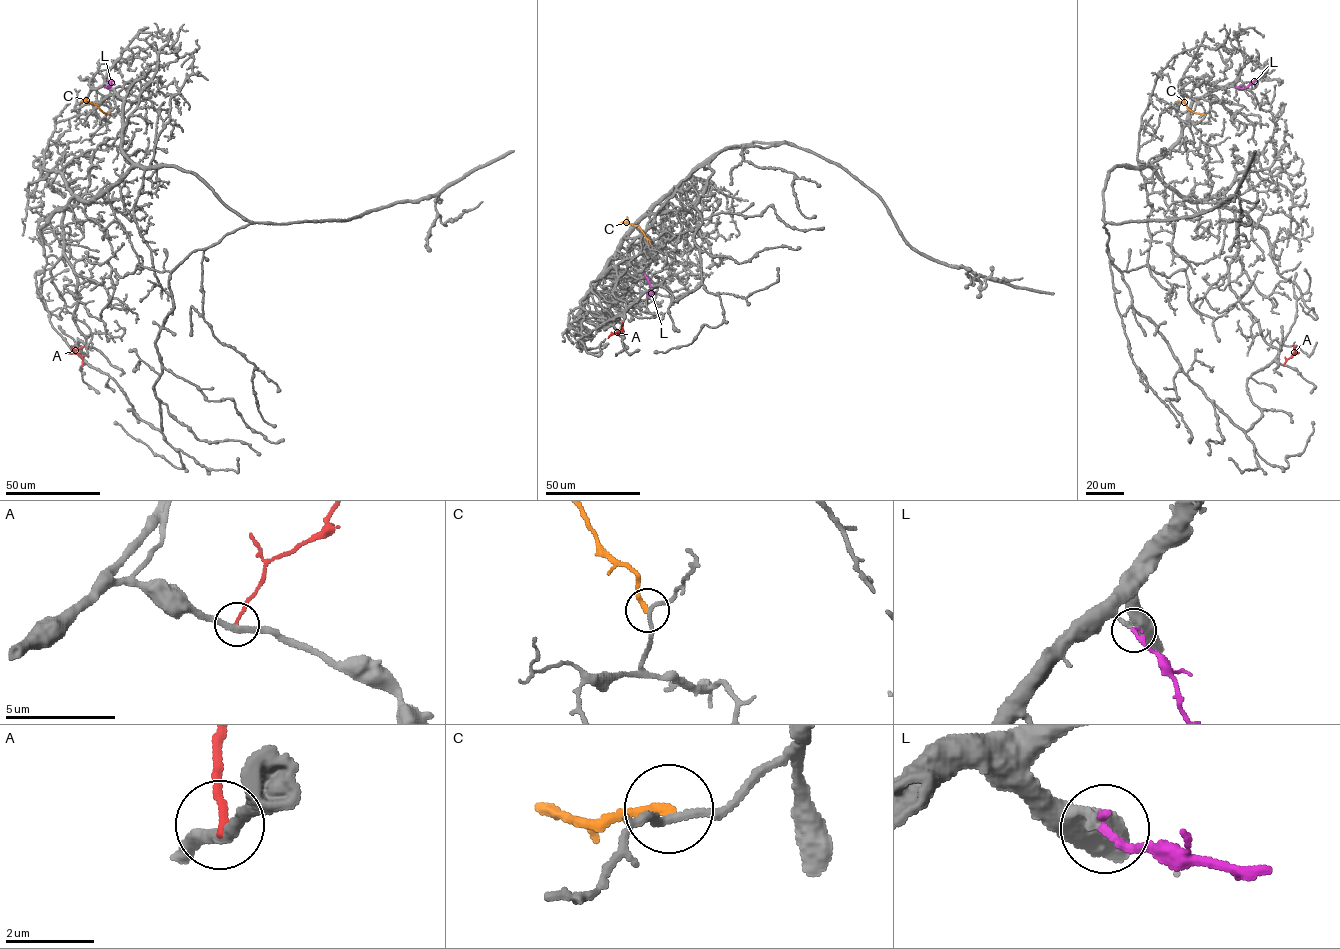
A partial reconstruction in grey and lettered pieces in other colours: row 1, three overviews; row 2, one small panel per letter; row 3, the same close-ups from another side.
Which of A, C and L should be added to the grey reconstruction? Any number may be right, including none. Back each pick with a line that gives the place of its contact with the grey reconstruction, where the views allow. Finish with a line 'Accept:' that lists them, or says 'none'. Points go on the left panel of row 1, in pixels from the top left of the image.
L: Touches grey at (104, 86)
Accept: L

